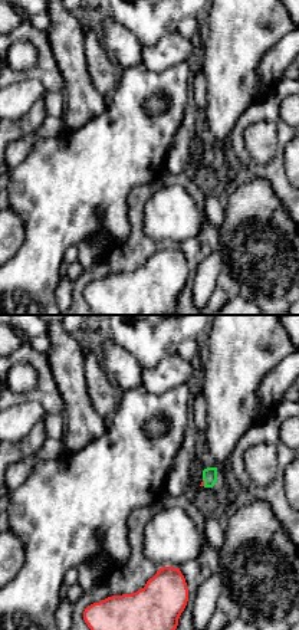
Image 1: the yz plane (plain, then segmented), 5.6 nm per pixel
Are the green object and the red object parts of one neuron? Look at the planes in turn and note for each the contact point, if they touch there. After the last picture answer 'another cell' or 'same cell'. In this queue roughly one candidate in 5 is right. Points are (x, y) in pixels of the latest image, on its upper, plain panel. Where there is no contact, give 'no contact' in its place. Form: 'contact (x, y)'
contact (204, 160)

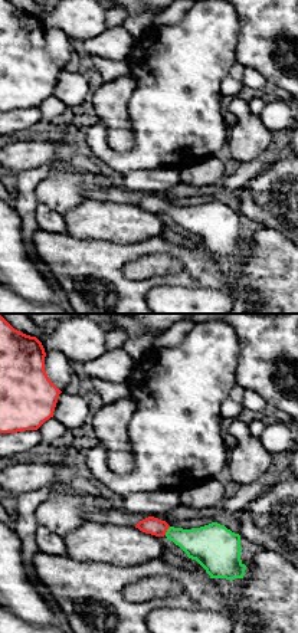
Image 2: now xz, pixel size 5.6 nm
contact (167, 209)

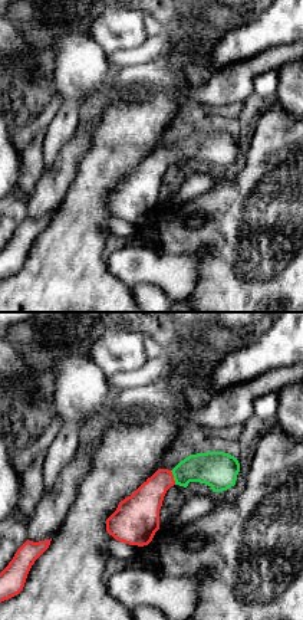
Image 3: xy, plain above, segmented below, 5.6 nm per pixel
contact (174, 156)

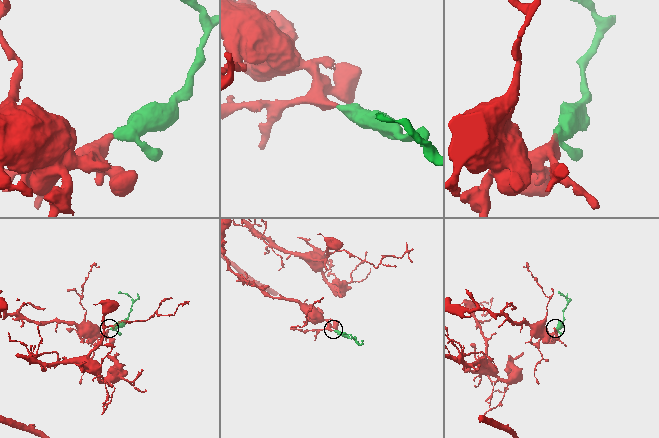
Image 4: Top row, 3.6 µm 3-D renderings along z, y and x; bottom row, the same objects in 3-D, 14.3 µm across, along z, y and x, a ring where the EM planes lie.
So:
same cell

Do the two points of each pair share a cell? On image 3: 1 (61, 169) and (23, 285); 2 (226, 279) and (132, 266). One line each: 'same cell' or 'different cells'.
1: different cells
2: different cells

